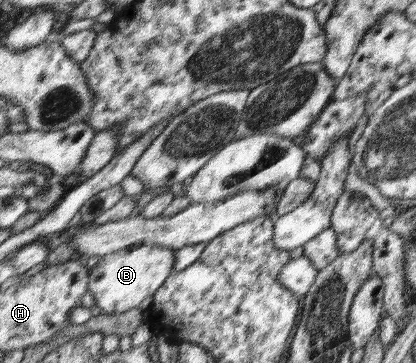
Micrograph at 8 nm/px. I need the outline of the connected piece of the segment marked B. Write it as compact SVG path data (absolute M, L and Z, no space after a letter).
M154 244L134 246L104 257L91 271L90 277L89 289L95 297L96 306L106 314L126 313L140 307L142 301L158 293L170 275L176 272L174 267L178 260L179 249Z

